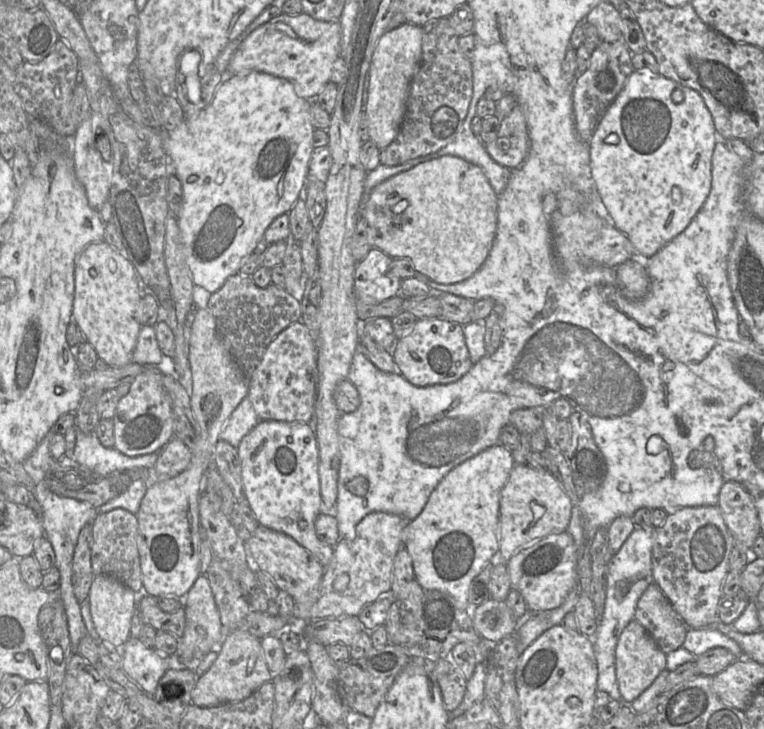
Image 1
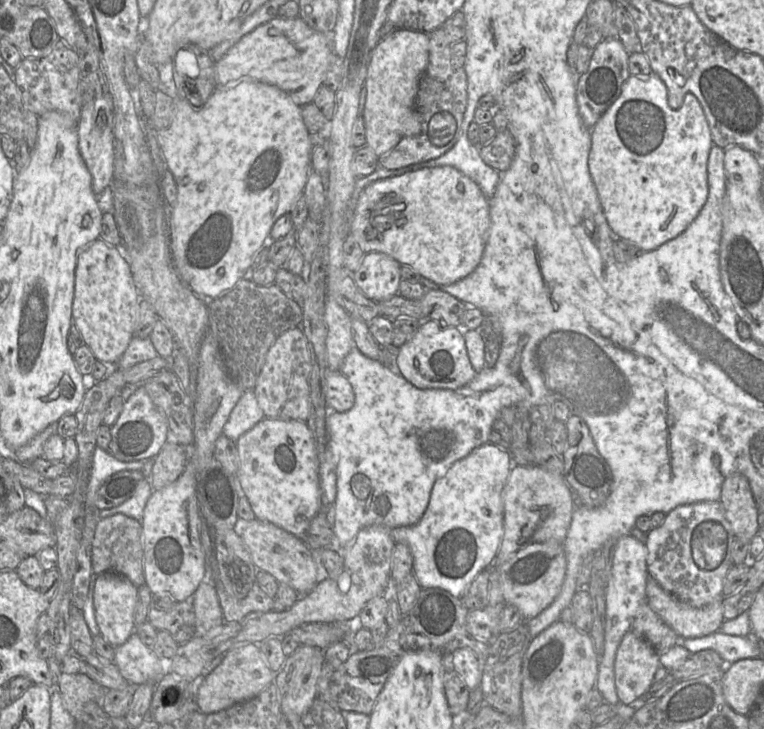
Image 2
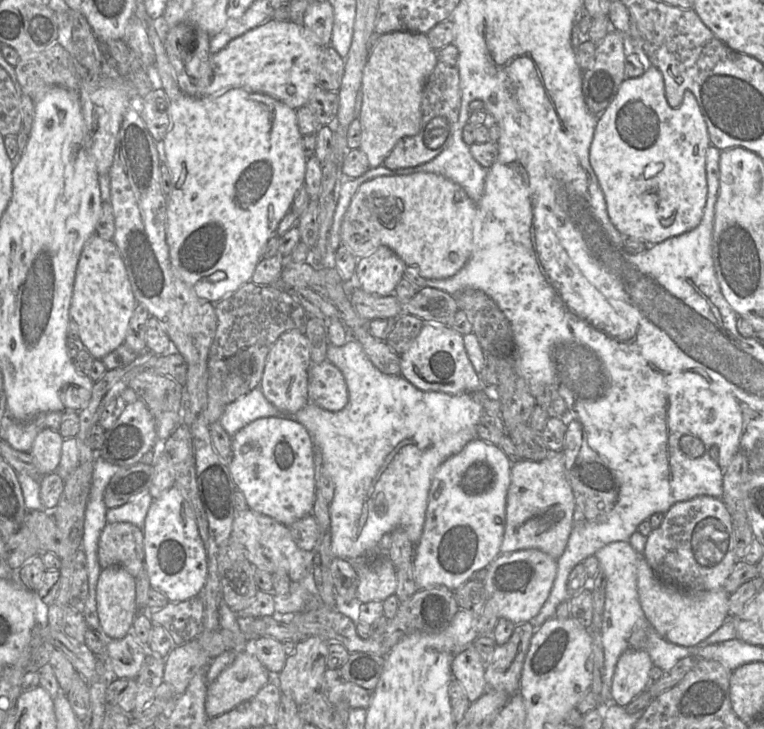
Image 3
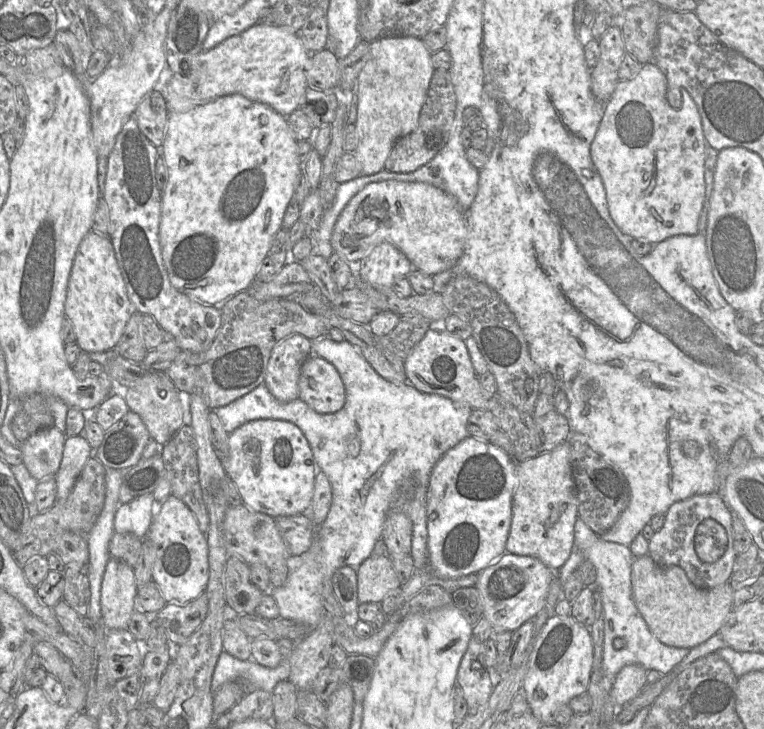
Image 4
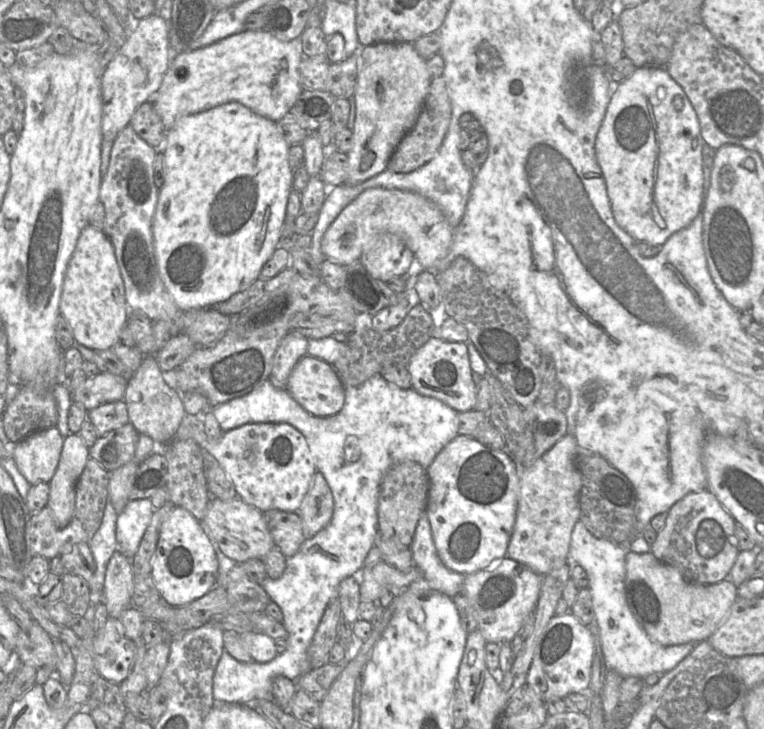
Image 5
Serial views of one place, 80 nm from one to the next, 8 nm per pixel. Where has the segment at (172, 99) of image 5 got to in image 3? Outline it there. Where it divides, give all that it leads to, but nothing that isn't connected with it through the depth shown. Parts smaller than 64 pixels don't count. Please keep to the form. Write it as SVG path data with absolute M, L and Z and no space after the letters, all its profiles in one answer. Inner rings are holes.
M269 19L232 39L217 53L210 53L209 59L199 65L197 96L191 97L209 96L224 87L232 86L232 88L243 88L250 92L269 95L293 109L298 109L307 104L312 91L317 86L322 49L322 46L317 45L310 39L303 24Z

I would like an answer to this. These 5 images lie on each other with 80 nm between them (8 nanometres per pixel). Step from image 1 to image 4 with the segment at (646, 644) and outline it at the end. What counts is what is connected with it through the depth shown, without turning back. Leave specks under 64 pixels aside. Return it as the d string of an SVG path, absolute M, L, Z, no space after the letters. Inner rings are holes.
M638 664L625 665L615 676L610 689L610 698L616 705L632 700L647 684L647 670Z

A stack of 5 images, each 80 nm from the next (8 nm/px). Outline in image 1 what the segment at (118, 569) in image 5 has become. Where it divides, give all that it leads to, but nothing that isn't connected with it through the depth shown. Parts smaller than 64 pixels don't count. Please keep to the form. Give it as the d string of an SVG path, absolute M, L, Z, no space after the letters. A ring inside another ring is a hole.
M95 576L89 592L92 621L102 641L123 647L130 638L138 594L113 576Z

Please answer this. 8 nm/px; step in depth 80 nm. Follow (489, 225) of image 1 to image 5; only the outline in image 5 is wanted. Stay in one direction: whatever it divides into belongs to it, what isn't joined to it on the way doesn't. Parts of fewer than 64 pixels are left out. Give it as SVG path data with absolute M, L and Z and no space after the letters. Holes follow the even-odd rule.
M374 187L363 191L340 212L326 230L321 250L327 260L342 266L349 265L360 259L363 250L376 235L388 232L406 244L420 267L430 270L448 254L454 229L440 208L420 194Z

